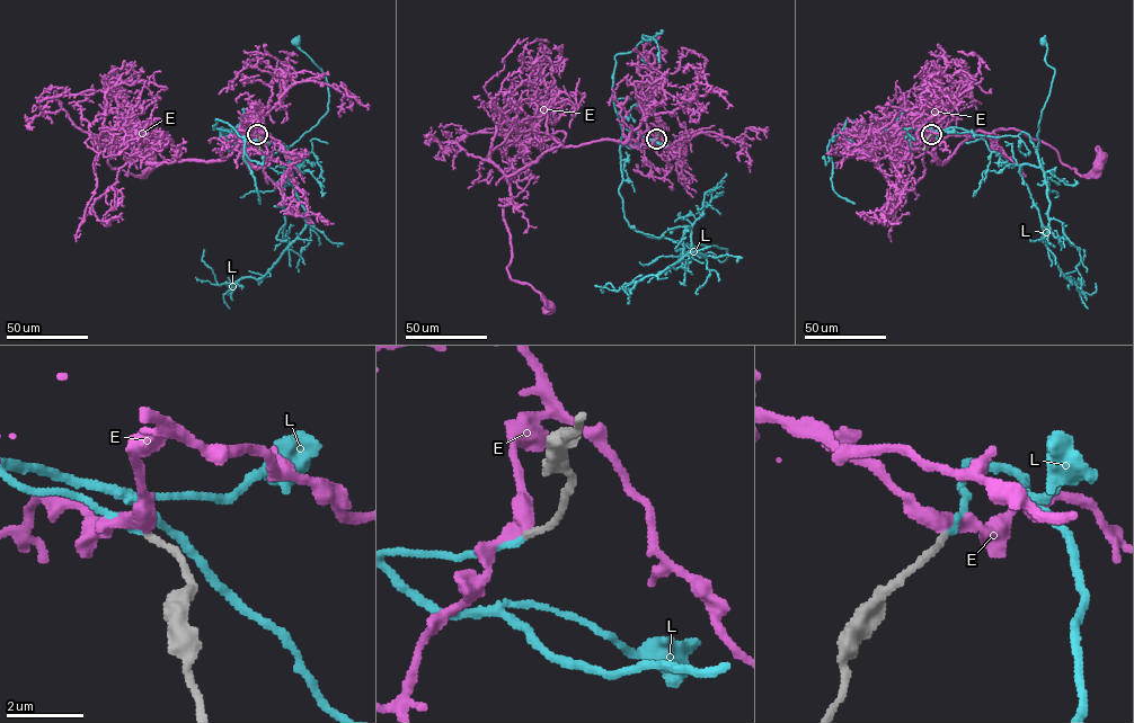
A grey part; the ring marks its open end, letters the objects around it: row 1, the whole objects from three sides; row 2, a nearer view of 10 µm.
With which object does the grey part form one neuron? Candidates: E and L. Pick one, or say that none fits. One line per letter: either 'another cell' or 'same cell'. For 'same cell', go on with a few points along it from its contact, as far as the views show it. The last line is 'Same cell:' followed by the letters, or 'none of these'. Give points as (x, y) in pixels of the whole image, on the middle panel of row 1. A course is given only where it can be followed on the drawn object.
E: another cell
L: same cell | via (657, 139), (622, 130), (625, 217), (647, 235), (716, 246), (728, 257), (721, 261), (694, 250)
Same cell: L

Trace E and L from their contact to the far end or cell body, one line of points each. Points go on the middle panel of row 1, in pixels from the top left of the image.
E: (657, 139), (656, 130), (647, 130), (636, 142), (554, 146), (507, 178), (508, 276), (530, 284), (548, 308)
L: (657, 139), (622, 130), (625, 217), (647, 235), (716, 246), (728, 257), (721, 261), (694, 250)

